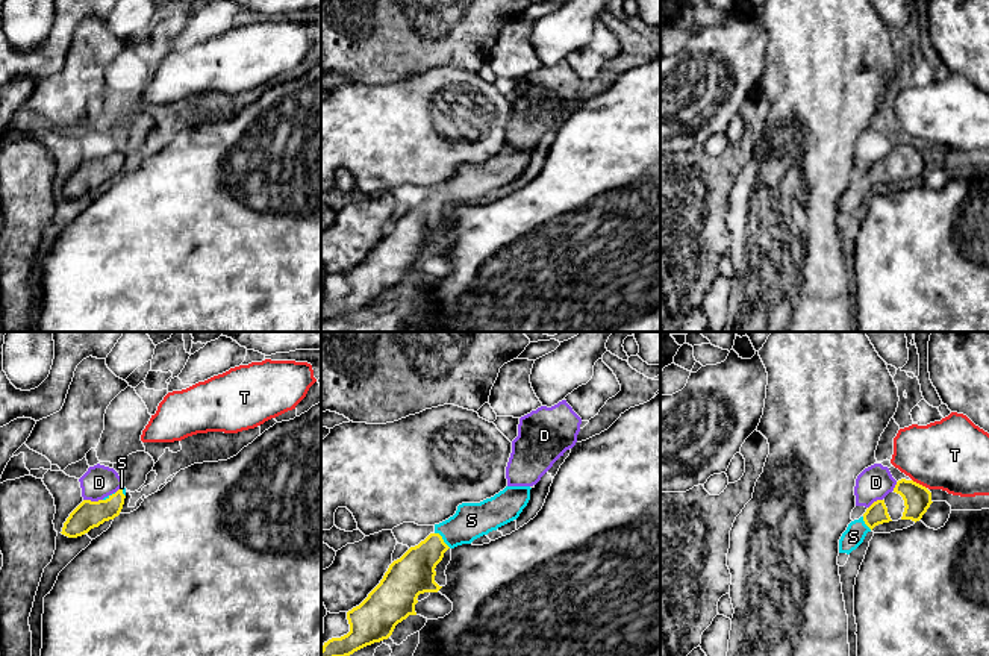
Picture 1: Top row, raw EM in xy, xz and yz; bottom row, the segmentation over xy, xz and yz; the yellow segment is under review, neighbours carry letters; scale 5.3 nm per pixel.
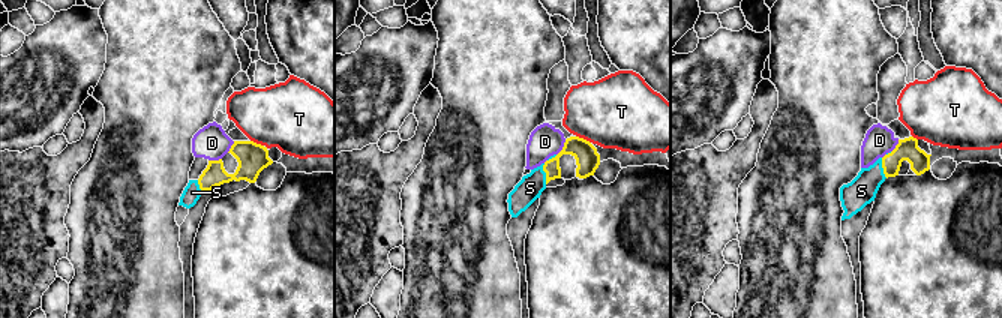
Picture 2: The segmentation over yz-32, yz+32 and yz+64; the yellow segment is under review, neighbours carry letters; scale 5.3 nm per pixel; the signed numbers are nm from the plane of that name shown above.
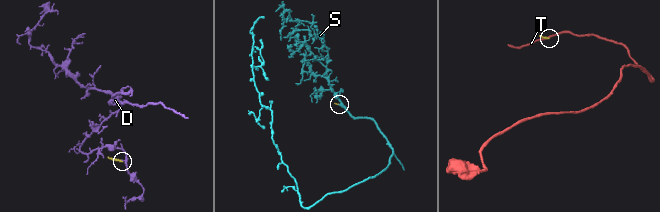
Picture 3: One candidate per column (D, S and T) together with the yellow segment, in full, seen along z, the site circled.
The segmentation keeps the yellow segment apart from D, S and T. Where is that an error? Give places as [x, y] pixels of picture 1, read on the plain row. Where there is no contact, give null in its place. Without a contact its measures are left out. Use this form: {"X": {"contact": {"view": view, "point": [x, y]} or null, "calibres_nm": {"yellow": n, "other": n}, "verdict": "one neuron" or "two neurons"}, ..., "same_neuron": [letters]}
{"D": {"contact": {"view": "xy", "point": [93, 162]}, "calibres_nm": {"yellow": 150, "other": 170}, "verdict": "two neurons"}, "S": {"contact": {"view": "xz", "point": [443, 200]}, "calibres_nm": {"yellow": 220, "other": 190}, "verdict": "one neuron"}, "T": {"contact": {"view": "yz", "point": [918, 144]}, "calibres_nm": {"yellow": 140, "other": 380}, "verdict": "two neurons"}, "same_neuron": ["S"]}

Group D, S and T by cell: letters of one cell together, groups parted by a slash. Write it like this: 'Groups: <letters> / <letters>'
Groups: D / S / T

